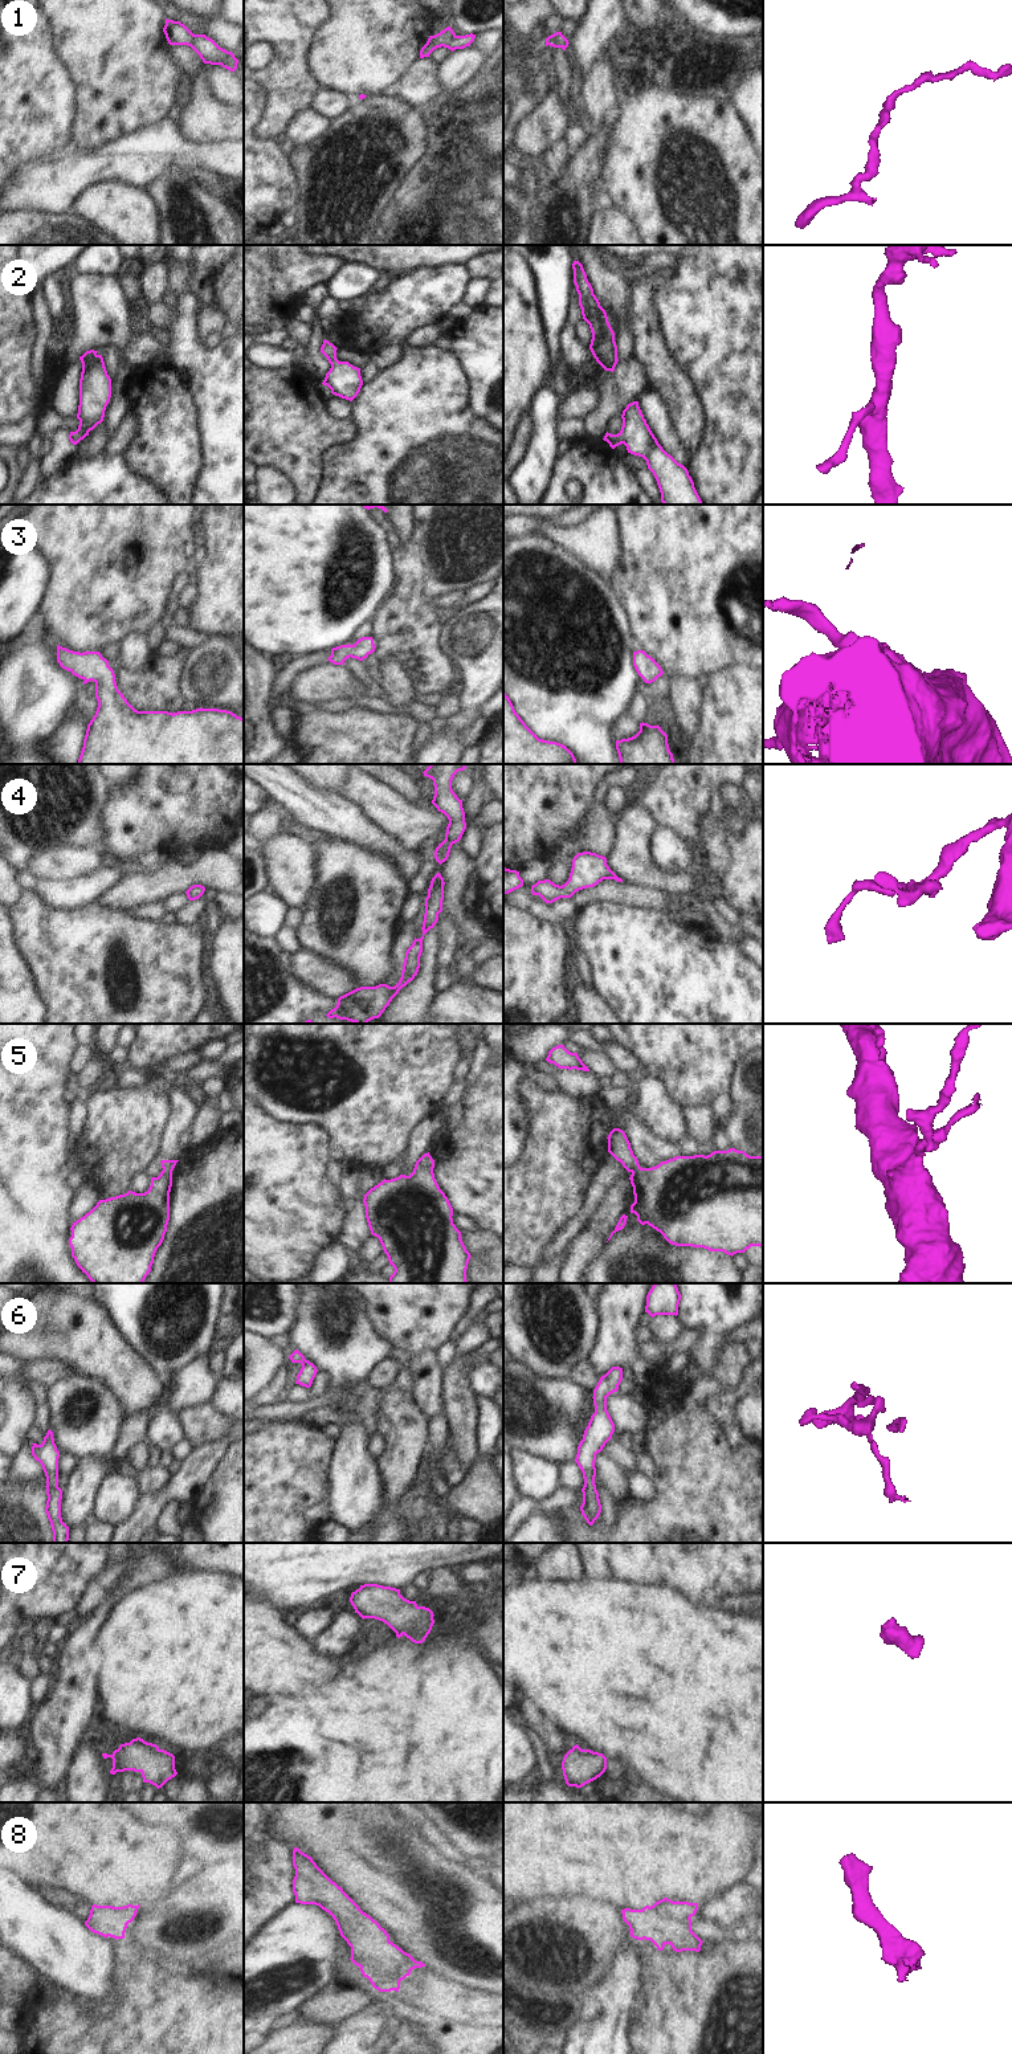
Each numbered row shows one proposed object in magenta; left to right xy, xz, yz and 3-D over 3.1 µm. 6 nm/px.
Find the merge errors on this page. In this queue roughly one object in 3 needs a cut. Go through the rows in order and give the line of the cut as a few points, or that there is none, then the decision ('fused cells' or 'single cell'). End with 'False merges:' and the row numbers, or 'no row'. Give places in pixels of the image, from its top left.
1: cut none; single cell
2: cut none; single cell
3: cut none; single cell
4: cut none; single cell
5: cut none; single cell
6: cut none; single cell
7: cut none; single cell
8: cut none; single cell
False merges: no row

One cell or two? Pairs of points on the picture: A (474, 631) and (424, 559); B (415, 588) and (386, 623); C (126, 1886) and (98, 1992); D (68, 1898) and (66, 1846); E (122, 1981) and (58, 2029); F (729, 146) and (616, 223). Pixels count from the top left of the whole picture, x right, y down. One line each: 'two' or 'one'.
A: two
B: one
C: two
D: two
E: one
F: two

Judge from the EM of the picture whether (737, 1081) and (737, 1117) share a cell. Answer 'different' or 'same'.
same

